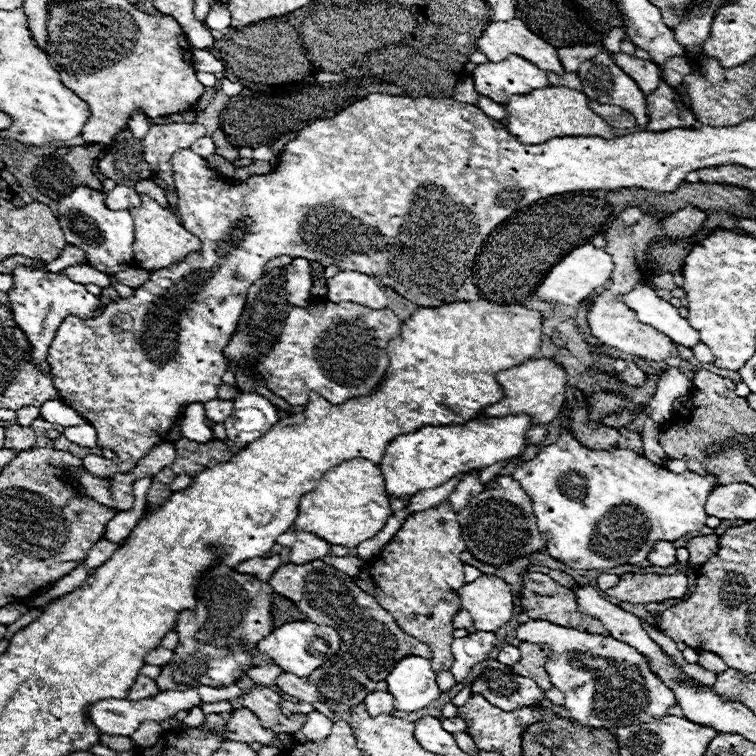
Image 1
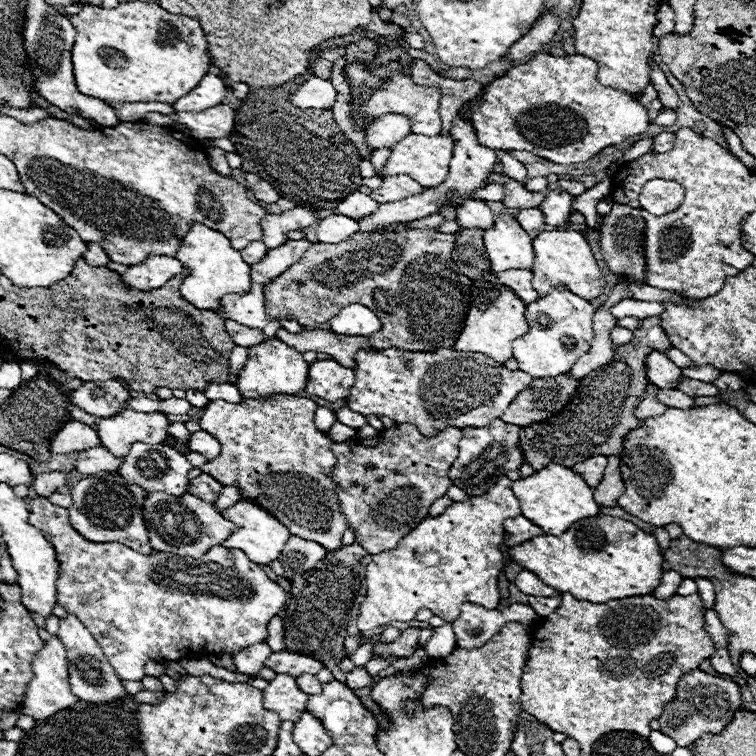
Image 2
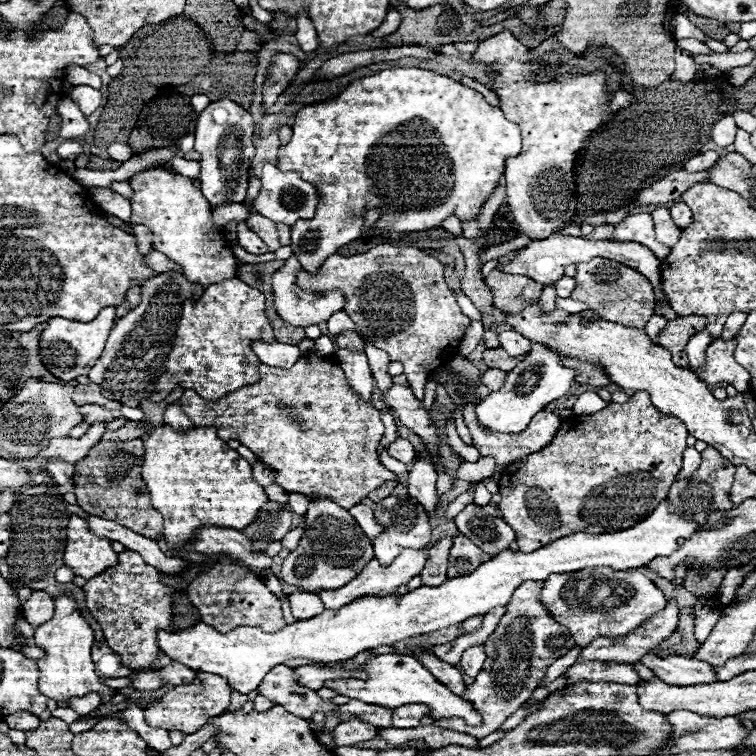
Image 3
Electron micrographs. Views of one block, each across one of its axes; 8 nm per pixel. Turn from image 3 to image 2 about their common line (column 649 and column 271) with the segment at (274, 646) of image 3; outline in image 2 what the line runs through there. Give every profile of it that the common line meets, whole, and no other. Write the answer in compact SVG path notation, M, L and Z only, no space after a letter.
M248 500L236 502L232 508L224 510L222 516L224 516L226 520L232 520L234 526L236 526L236 528L234 528L234 534L232 534L228 540L224 540L222 546L242 550L242 552L244 552L252 562L256 562L256 564L270 564L272 560L276 560L276 558L280 556L284 544L286 544L288 538L290 538L290 532L288 532L288 528L286 528L284 524L280 524L274 516L270 516L266 510L262 510L260 506L248 502Z

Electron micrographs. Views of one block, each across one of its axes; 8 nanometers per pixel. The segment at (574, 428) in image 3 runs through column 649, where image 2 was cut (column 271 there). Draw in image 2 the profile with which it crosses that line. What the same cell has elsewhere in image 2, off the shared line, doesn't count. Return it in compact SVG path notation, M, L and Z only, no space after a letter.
M270 396L268 400L244 398L238 404L218 400L216 406L226 412L226 422L238 422L236 436L230 436L236 438L236 456L226 456L222 450L220 456L201 467L202 472L220 480L222 486L240 488L242 498L262 504L290 534L316 540L326 550L340 548L346 516L340 510L336 484L330 476L336 466L336 456L330 450L332 440L314 424L316 402L298 396Z

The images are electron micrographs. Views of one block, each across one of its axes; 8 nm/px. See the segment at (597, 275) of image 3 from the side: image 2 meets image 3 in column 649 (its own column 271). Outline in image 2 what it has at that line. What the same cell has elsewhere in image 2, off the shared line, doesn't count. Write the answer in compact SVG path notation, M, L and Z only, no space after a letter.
M402 230L402 232L358 232L340 244L316 242L308 252L292 264L286 272L264 284L264 298L268 316L272 320L294 318L306 328L318 328L326 320L334 318L340 308L348 304L364 304L380 316L380 332L370 336L370 344L378 350L400 348L412 352L436 352L440 348L452 348L458 340L464 320L470 308L470 278L460 274L452 260L454 234L442 234L438 230Z

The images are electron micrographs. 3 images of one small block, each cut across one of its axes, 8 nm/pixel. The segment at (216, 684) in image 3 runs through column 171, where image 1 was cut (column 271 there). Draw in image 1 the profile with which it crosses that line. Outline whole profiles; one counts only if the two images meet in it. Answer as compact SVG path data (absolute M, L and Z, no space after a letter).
M254 688L242 696L242 706L248 708L250 712L254 712L260 718L260 722L264 724L264 728L268 728L272 732L294 734L296 730L300 730L300 726L304 726L306 716L296 714L294 718L286 718L278 708L280 700L282 700L282 696L272 688Z

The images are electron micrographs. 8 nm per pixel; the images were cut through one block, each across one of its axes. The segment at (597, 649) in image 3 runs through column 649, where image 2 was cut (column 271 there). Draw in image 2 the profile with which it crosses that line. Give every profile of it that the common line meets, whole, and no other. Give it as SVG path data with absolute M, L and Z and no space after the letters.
M272 618L268 622L268 638L266 638L266 644L272 648L272 652L280 652L286 648L286 642L284 642L284 626L282 626L282 620L280 618Z

